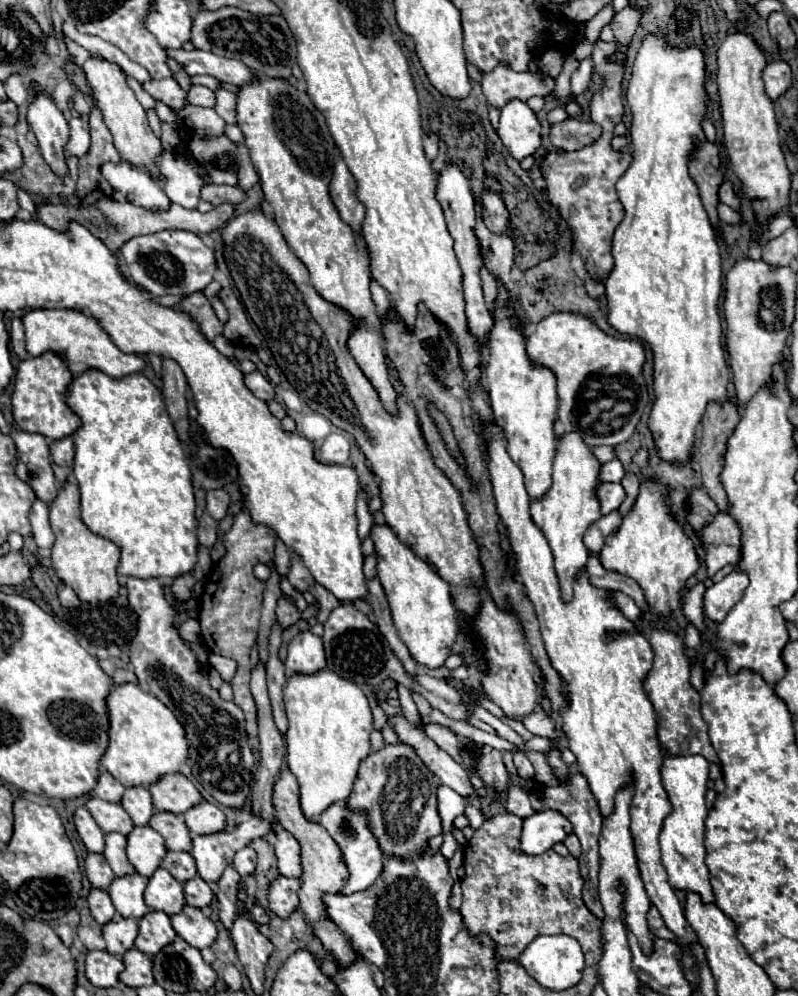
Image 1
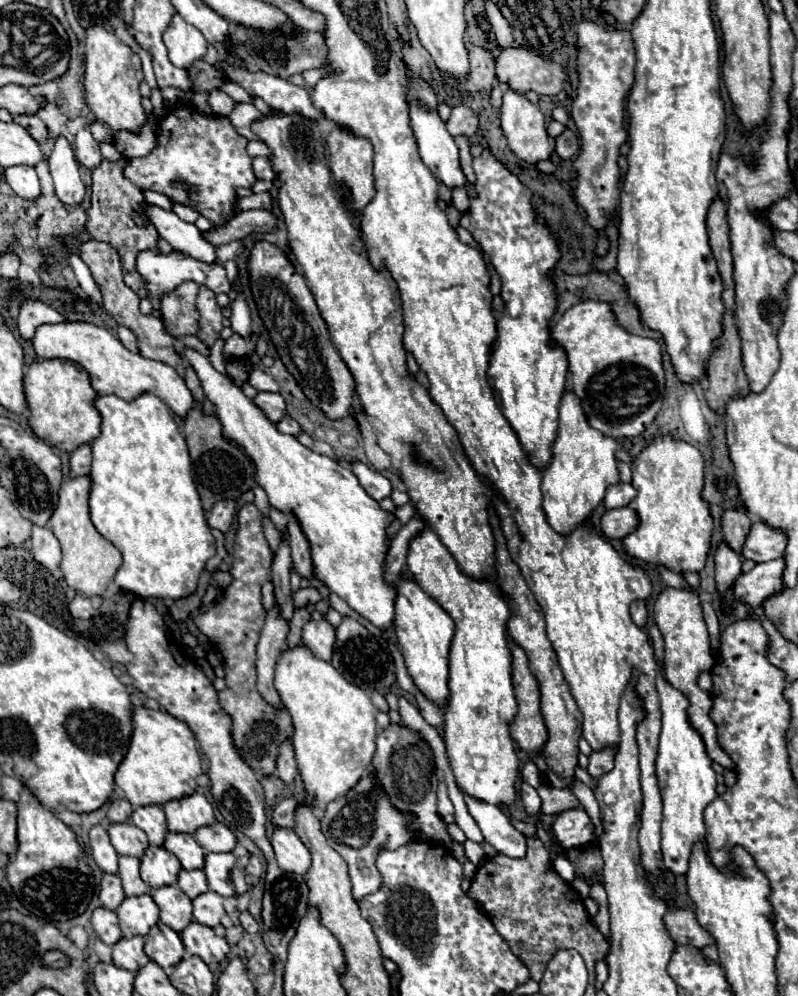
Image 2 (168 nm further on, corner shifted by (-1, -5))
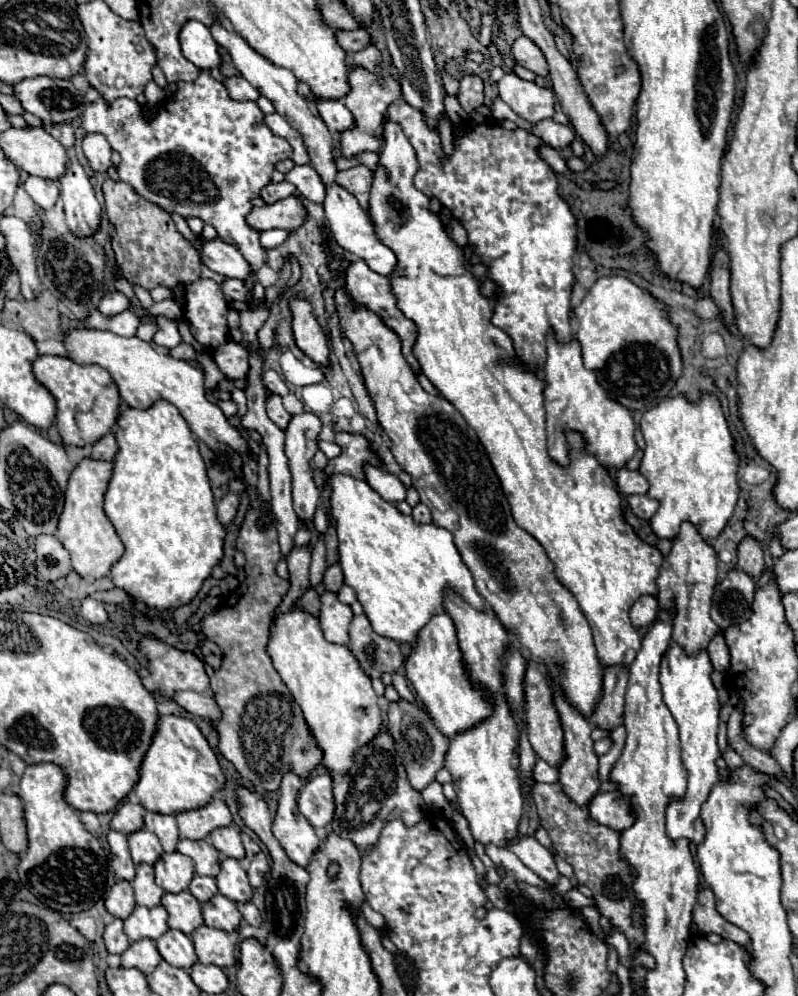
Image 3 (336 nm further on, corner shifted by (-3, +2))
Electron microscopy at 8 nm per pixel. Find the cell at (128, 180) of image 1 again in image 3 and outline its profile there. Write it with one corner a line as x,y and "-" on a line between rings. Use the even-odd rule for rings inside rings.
216,238
212,242
204,240
204,246
200,250
200,258
210,270
224,274
228,278
246,280
252,272
250,264
244,260
244,256
234,246
222,242
220,238

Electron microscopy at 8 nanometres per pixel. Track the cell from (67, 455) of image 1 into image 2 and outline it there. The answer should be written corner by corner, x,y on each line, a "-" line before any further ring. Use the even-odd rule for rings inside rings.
80,445
70,453
70,471
72,475
88,475
88,467
92,461
92,451
90,445

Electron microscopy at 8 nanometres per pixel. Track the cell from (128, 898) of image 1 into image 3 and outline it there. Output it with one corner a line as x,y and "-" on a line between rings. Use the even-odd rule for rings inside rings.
138,906
130,914
130,918
124,922
124,932
132,942
142,940
142,938
158,940
168,930
166,920
168,920
168,912
162,906
158,908

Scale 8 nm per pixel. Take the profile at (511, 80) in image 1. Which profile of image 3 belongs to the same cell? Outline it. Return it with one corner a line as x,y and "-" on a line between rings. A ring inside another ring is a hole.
518,38
514,44
512,44
512,54
514,54
514,60
518,64
522,64
524,68
532,70
534,74
538,76
546,76
548,74
548,64
546,64
546,58
542,54
542,50
528,38

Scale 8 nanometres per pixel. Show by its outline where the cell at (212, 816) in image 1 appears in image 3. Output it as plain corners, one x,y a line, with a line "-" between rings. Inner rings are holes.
230,826
230,828
218,828
218,832
210,834
210,842
212,842
212,846
216,846
216,850
222,856
236,858
236,860
242,860
246,856
242,840
240,840
240,832
234,826

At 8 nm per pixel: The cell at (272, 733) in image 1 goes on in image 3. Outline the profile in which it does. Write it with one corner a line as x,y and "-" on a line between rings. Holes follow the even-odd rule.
304,544
304,546
294,546
290,550
290,554
286,556
288,570
290,570
290,590
282,598
282,602
280,602
280,606
278,606
276,612
286,612
286,610
294,608
298,604
298,600
302,598
304,590
308,588
308,584
310,584
308,582
310,554
312,554
310,544

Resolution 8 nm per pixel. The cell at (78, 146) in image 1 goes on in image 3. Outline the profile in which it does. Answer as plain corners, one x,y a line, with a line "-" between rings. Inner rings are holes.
86,134
84,142
82,142
82,148
84,148
84,154
86,154
86,158
90,162
90,168
94,172
106,172
110,168
112,148
102,134

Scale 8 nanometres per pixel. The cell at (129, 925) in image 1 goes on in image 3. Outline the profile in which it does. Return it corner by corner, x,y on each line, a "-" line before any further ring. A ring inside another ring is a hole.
154,940
132,942
130,948
122,954
122,966
124,968
138,968
144,974
154,972
154,968
160,962
162,962
162,956
160,956

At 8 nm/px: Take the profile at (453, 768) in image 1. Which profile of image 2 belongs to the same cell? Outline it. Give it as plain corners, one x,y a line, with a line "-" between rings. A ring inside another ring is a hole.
464,793
464,801
468,805
470,815
478,823
484,839
496,851
500,851
508,857
524,855
524,851
526,851
524,835
518,829
514,829
510,819
496,805
490,805
490,803
476,799
472,795
466,795
466,793

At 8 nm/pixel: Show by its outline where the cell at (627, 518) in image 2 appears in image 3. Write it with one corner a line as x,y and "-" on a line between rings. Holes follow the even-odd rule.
642,494
628,496
628,504
632,506
634,514
642,520
650,520
654,516
654,512
658,510
658,500
652,500
652,498
642,496

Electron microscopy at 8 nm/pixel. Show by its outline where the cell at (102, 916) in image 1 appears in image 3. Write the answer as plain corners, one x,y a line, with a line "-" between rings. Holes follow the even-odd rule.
114,918
106,926
106,930
104,930
104,942
106,942
106,950
110,954
122,954
130,946
130,940
128,940
128,936
122,930
122,920

